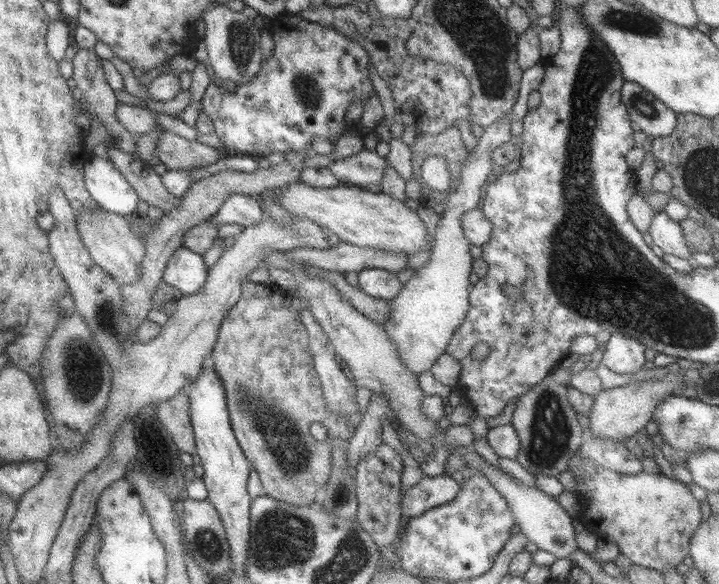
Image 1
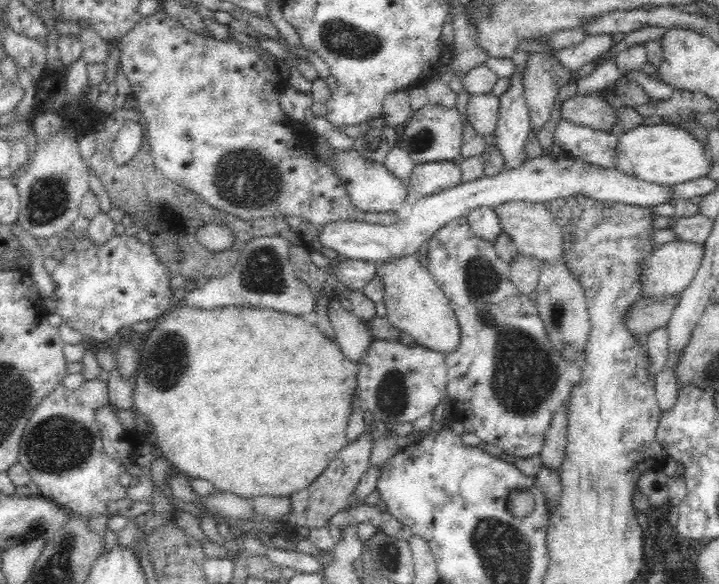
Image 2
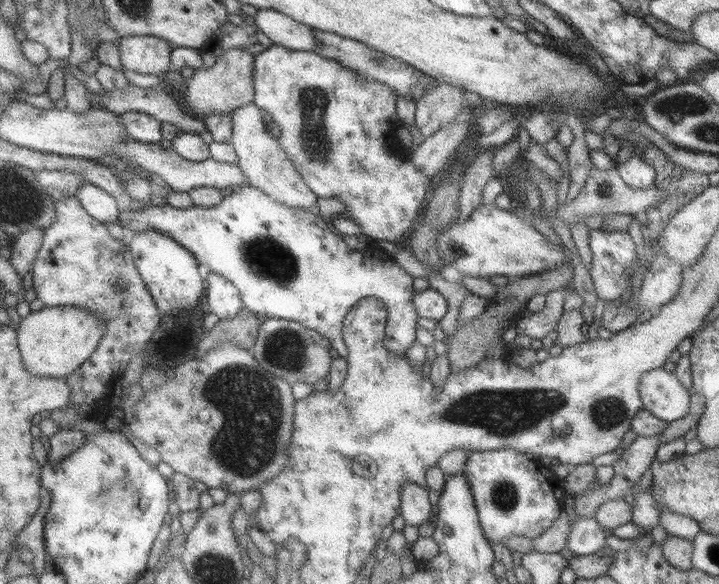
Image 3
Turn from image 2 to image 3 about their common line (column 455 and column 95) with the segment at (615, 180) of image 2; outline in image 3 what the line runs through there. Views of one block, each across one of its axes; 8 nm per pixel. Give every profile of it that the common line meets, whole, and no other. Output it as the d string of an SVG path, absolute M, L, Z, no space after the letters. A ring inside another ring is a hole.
M83 183L75 192L74 198L85 213L103 225L117 223L119 210L115 200L100 188Z

